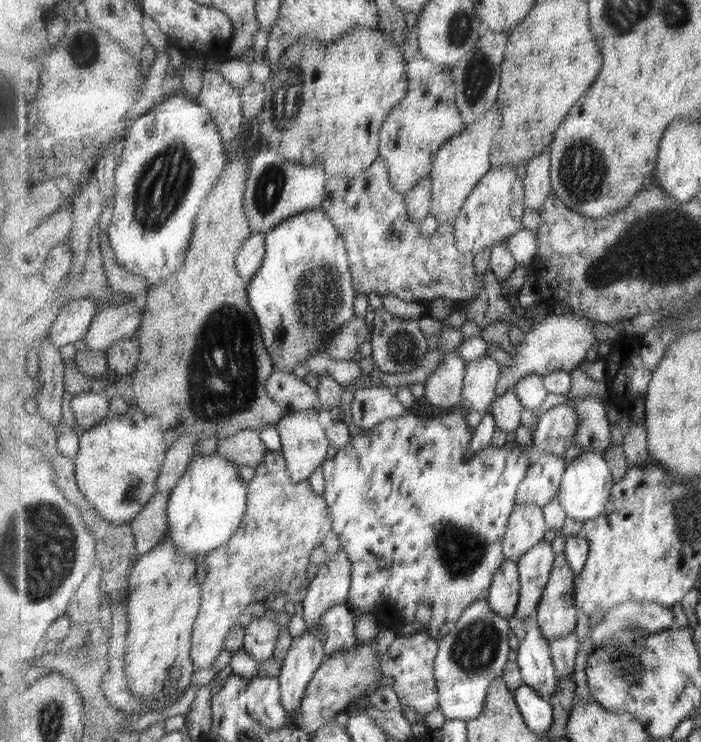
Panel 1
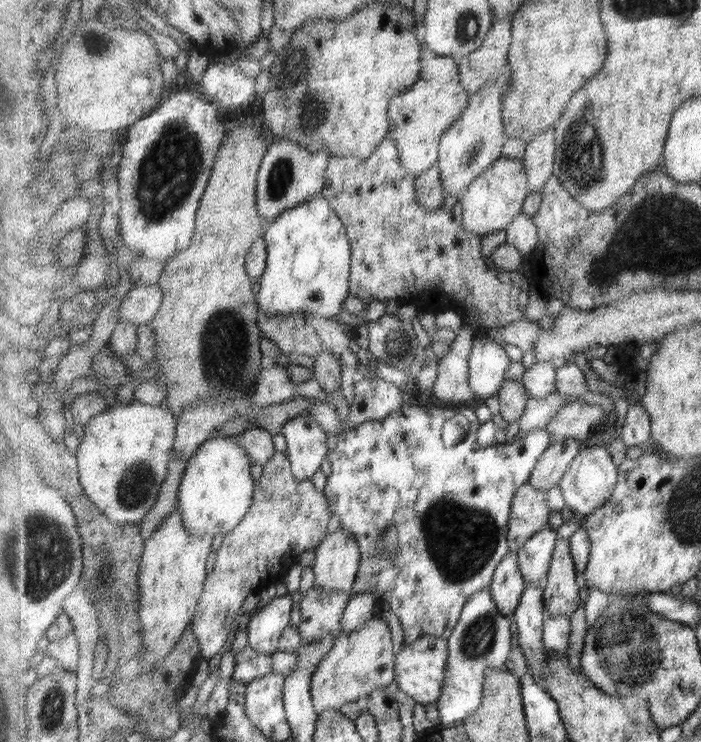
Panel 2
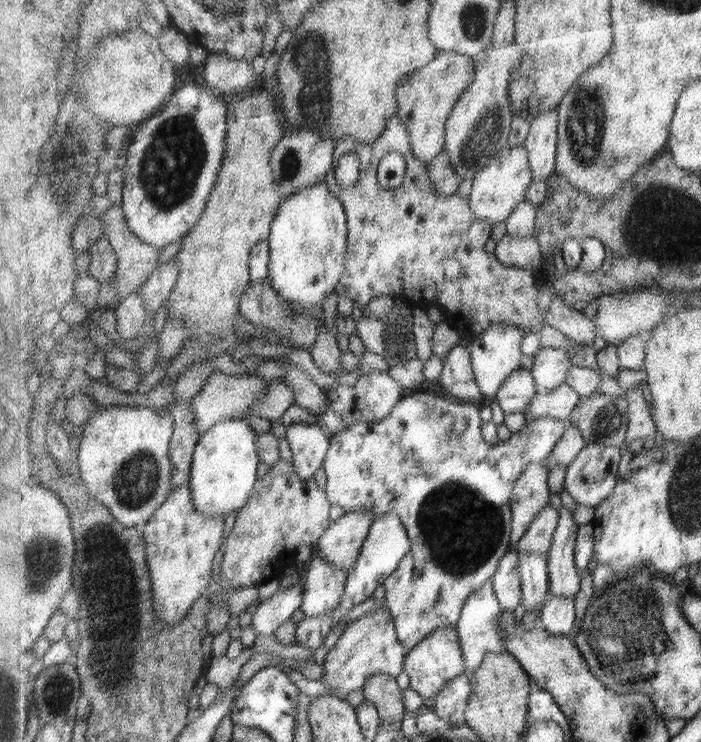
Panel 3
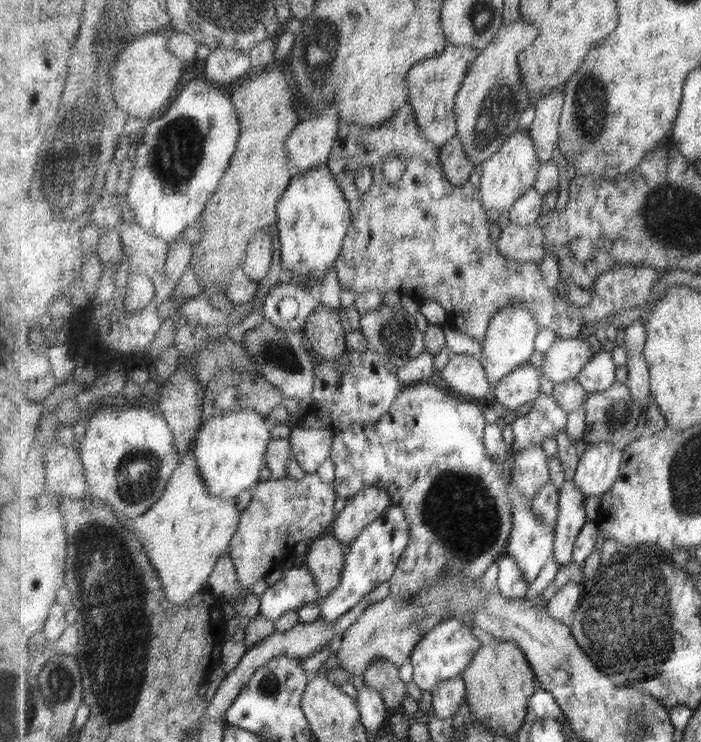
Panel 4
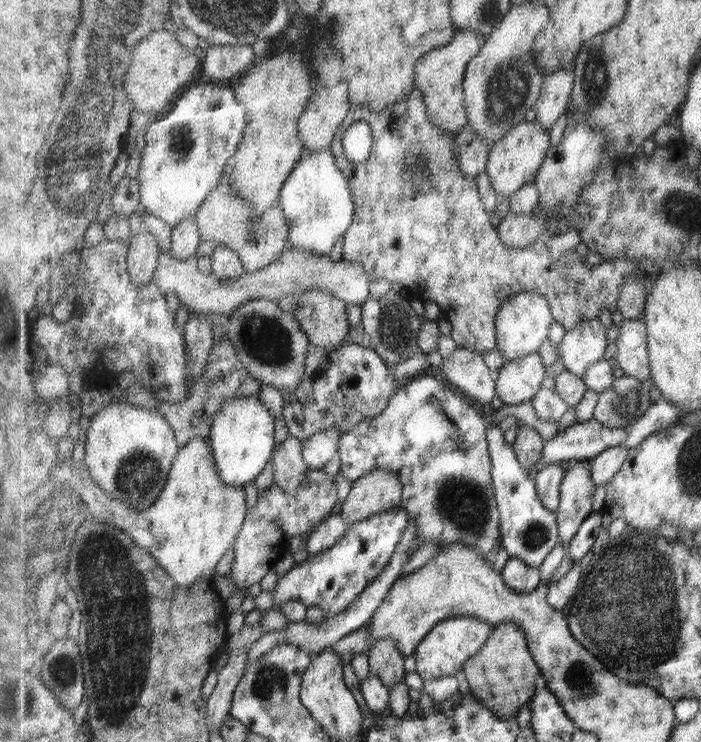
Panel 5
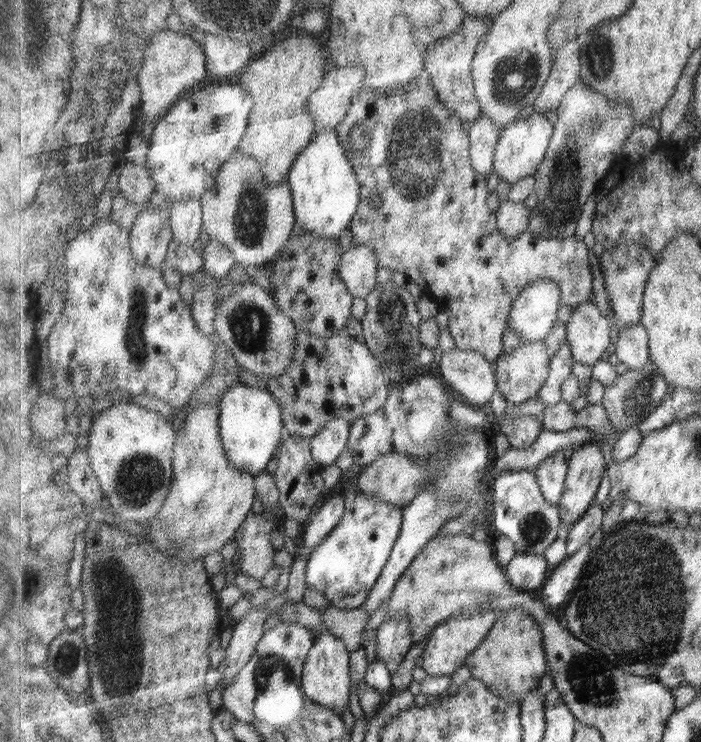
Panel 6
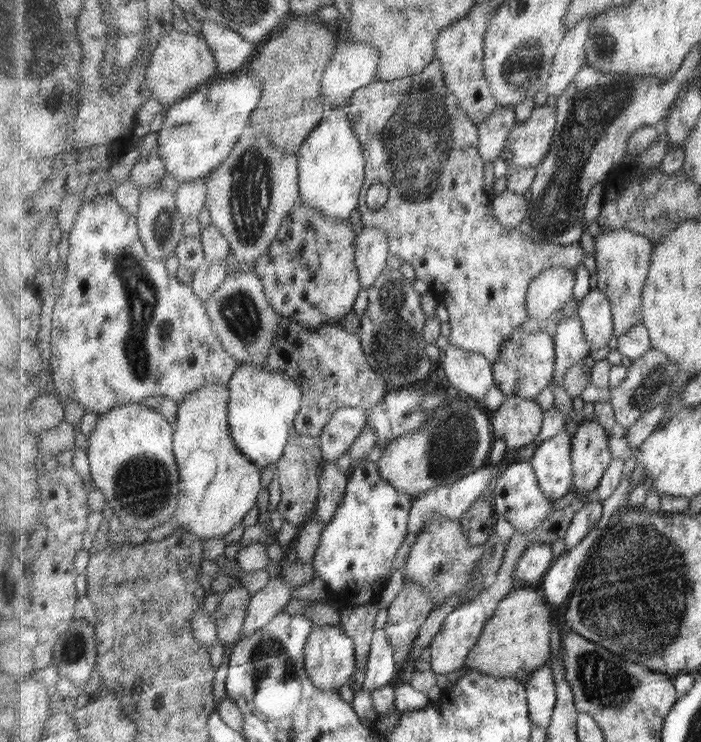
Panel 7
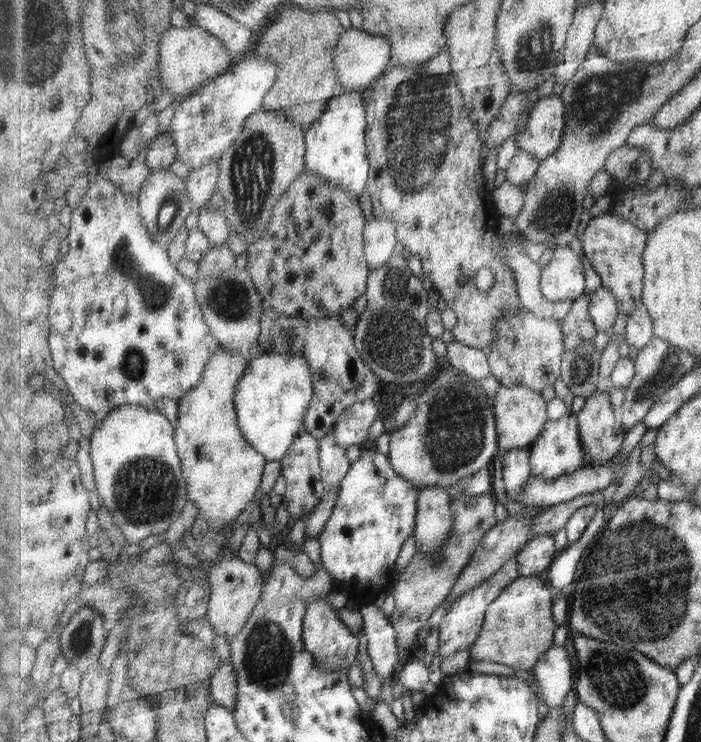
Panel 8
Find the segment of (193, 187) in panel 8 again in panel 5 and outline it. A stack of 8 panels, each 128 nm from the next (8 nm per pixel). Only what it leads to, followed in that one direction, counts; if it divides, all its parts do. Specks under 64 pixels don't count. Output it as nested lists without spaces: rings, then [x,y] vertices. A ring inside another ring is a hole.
[[[190,216],[173,228],[170,253],[177,260],[195,259],[199,242],[201,242],[201,235],[196,216]]]

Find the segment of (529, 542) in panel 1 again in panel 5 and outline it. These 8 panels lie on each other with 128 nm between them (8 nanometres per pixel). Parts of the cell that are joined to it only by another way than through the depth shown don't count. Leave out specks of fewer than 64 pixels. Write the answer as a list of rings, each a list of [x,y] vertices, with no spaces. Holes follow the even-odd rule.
[[[521,426],[516,430],[516,440],[512,444],[521,465],[527,473],[533,474],[533,467],[544,457],[545,440],[531,426]]]

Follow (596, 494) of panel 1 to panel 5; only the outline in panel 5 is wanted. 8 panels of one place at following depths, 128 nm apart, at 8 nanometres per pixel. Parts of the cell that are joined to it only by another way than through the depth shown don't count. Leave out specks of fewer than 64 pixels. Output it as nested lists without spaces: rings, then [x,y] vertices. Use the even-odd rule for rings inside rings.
[[[614,447],[592,458],[591,475],[593,475],[593,482],[598,487],[611,483],[613,477],[621,471],[627,461],[629,451],[627,447]]]

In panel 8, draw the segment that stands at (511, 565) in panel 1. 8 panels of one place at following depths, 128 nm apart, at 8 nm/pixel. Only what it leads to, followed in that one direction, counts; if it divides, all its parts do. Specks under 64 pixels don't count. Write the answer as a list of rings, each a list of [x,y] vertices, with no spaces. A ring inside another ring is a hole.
[[[540,531],[517,555],[520,576],[542,576],[559,555],[552,531]]]

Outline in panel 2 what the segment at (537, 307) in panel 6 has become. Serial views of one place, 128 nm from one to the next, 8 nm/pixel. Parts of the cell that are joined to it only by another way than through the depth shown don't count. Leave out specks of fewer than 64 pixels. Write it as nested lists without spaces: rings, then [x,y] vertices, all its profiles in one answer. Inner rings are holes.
[[[485,334],[483,341],[475,337],[470,354],[469,384],[482,402],[495,396],[504,387],[505,372],[511,364],[500,341]]]

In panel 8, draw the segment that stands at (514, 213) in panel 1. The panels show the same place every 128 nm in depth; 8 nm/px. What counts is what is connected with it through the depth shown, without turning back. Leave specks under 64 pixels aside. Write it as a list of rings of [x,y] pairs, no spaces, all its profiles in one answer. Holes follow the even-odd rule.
[[[562,95],[538,99],[530,110],[525,130],[515,136],[517,149],[541,161],[555,154],[566,129],[565,111]]]

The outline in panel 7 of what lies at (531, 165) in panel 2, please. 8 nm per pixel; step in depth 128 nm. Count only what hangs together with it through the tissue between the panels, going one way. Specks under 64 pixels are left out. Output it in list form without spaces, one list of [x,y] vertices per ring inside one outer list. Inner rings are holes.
[[[588,16],[566,31],[554,60],[552,75],[545,86],[547,94],[556,98],[561,96],[587,63],[586,44],[591,37],[592,20],[593,16]]]

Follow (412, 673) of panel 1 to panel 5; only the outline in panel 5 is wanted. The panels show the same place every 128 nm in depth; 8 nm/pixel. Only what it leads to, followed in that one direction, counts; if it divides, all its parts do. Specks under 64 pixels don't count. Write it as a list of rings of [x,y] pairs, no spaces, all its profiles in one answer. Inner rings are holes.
[[[459,616],[440,622],[421,641],[413,655],[416,659],[416,673],[422,677],[423,681],[457,674],[464,668],[465,663],[488,642],[493,629],[488,622],[481,622],[473,617]]]

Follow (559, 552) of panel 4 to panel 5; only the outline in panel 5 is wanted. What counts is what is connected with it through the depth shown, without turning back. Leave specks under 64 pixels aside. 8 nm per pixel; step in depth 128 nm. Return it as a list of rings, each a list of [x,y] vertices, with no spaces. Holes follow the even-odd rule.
[[[591,459],[577,462],[575,466],[566,472],[564,482],[560,488],[560,507],[556,511],[559,525],[559,539],[561,545],[571,545],[577,533],[580,532],[582,524],[593,512],[594,496],[598,486],[593,482],[591,475]]]

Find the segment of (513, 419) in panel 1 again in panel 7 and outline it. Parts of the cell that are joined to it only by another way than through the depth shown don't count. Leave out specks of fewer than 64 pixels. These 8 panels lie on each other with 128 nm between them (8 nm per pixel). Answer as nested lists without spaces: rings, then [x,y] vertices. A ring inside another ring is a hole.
[[[540,329],[536,332],[525,333],[515,330],[507,343],[501,349],[499,360],[493,362],[496,386],[503,392],[504,397],[513,396],[532,400],[539,396],[547,386],[553,386],[556,371],[556,344],[554,336]]]

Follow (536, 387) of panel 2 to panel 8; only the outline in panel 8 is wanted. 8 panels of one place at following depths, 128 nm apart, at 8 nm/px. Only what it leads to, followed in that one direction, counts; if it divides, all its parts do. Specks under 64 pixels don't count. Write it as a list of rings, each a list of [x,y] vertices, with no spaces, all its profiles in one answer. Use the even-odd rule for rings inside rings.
[[[601,287],[592,293],[590,315],[599,332],[611,332],[613,324],[617,322],[619,311],[617,297],[608,288]]]

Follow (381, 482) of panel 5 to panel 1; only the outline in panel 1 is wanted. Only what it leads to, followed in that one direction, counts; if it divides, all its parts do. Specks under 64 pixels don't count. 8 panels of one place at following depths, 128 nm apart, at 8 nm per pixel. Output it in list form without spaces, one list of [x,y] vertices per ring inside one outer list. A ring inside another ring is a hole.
[[[341,550],[339,553],[335,553],[335,555],[327,555],[325,562],[319,565],[316,577],[311,581],[312,583],[309,585],[308,594],[301,605],[303,606],[302,614],[307,630],[313,632],[313,628],[316,628],[316,624],[320,622],[322,616],[324,616],[330,608],[348,602],[352,583],[352,564],[347,552]]]

